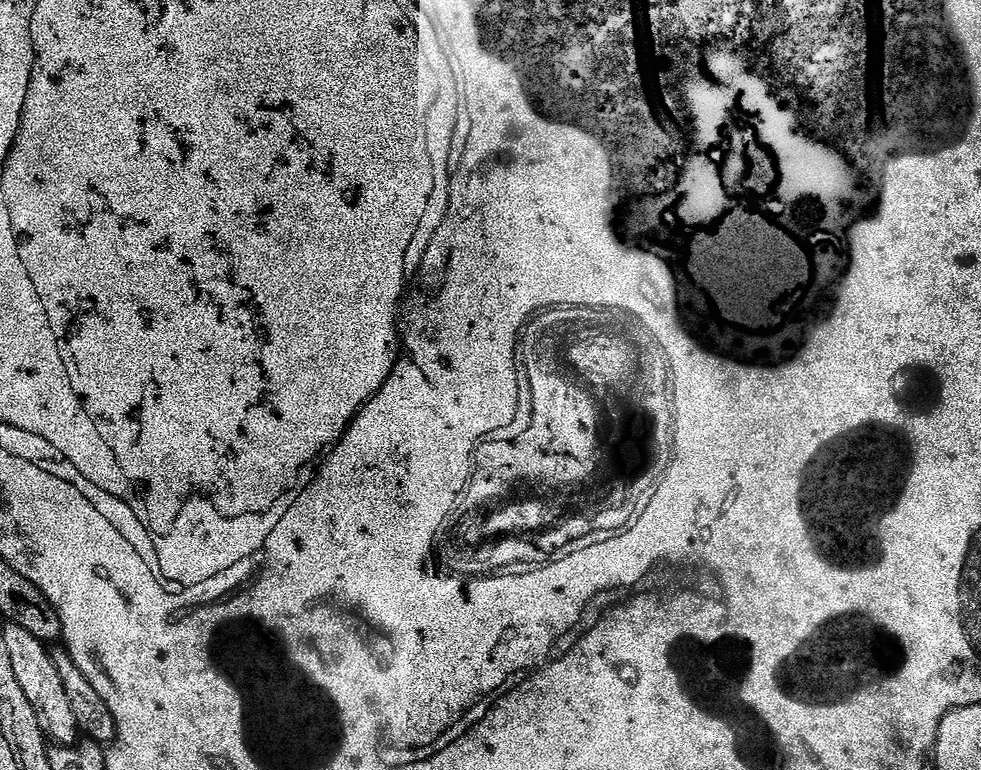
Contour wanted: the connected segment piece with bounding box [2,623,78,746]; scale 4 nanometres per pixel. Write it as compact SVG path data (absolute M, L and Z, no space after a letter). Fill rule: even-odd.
M5 623L3 627L2 634L6 638L6 650L10 653L10 666L14 670L14 678L18 678L18 686L22 686L22 694L26 694L38 718L40 729L53 745L75 745L78 729L74 722L74 714L70 711L70 701L66 699L62 677L58 675L58 669L54 666L51 651L46 647L45 641L34 638L34 634L22 630L22 626Z

